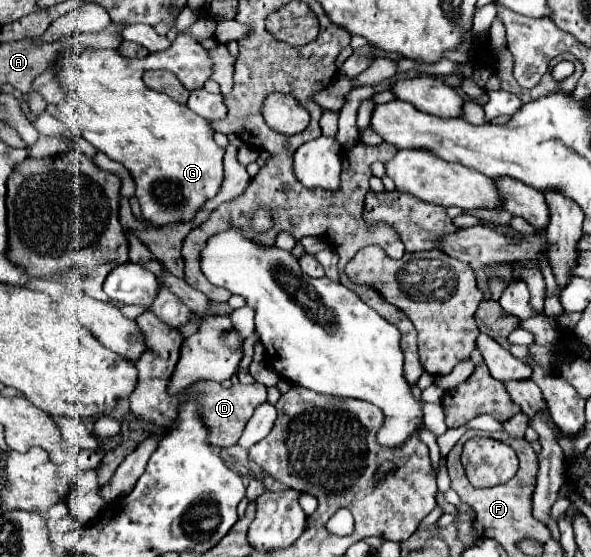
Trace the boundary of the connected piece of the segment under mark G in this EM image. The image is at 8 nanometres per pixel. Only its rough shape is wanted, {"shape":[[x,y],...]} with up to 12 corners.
{"shape":[[200,18],[130,60],[70,50],[66,128],[130,170],[142,216],[192,222],[224,182],[206,118],[146,88],[212,74]]}

